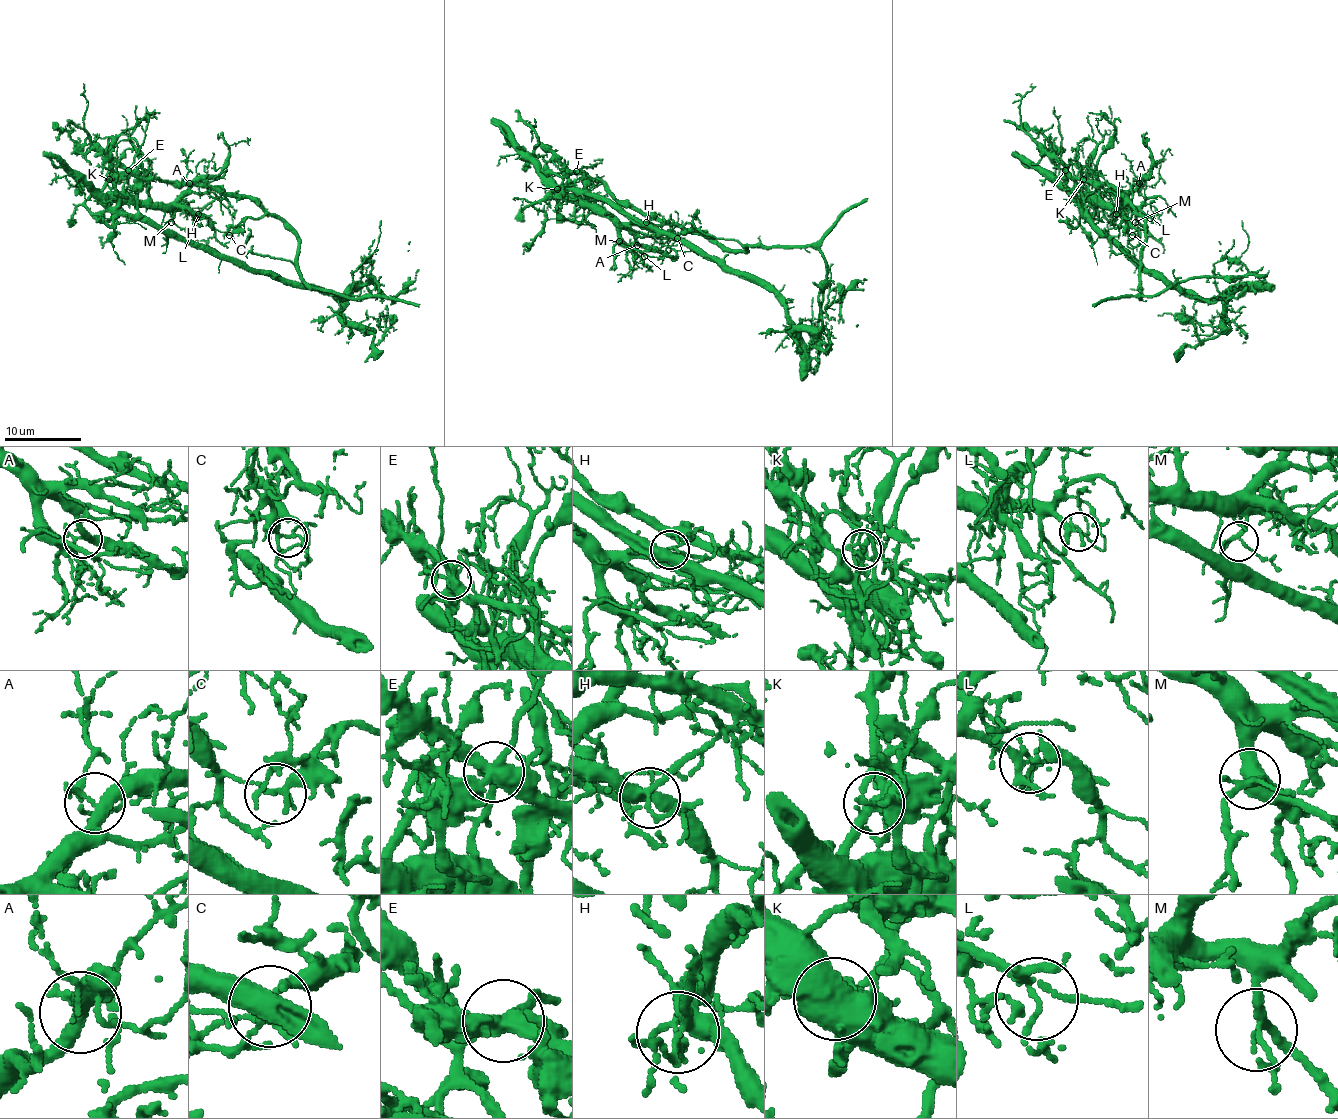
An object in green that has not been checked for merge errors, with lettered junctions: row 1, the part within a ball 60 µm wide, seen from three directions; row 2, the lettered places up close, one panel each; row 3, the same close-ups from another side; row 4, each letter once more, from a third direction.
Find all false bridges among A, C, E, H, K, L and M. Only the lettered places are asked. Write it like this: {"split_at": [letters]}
{"split_at": ["C", "E", "K"]}

